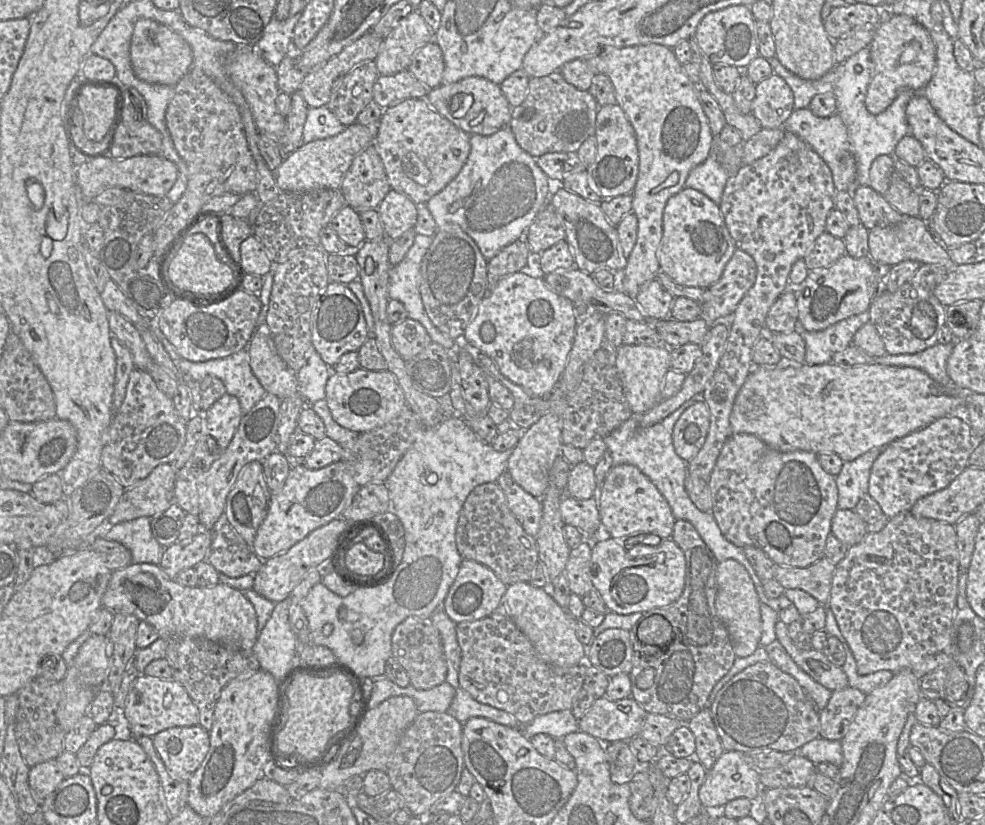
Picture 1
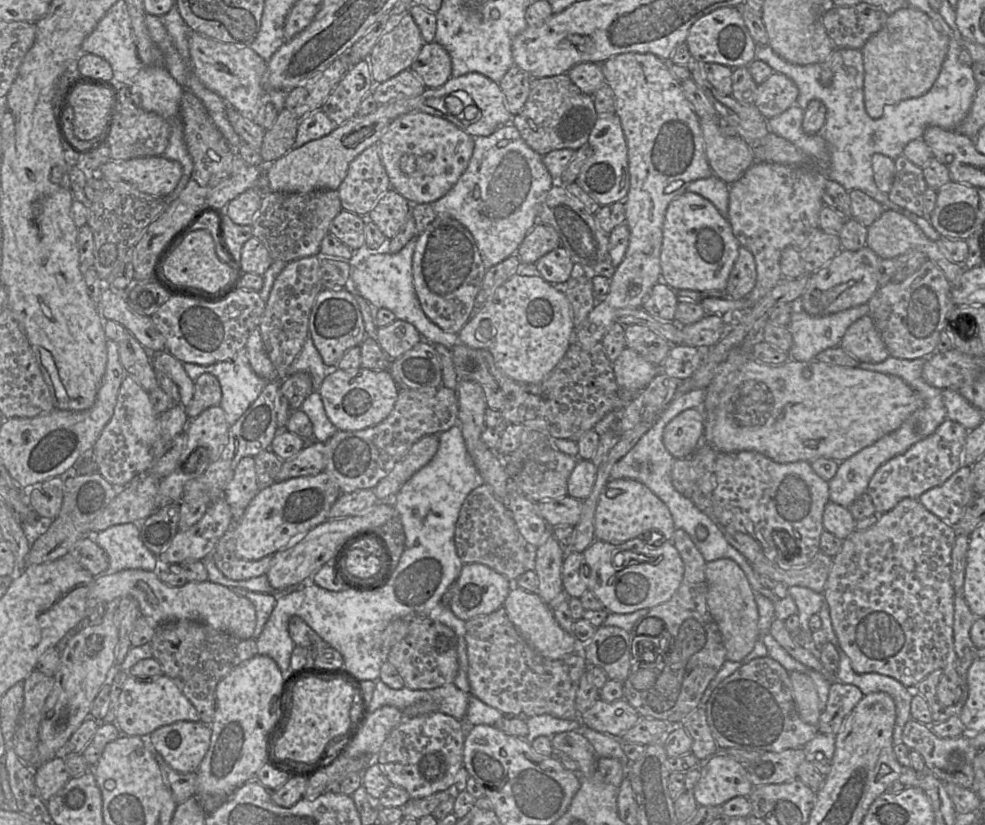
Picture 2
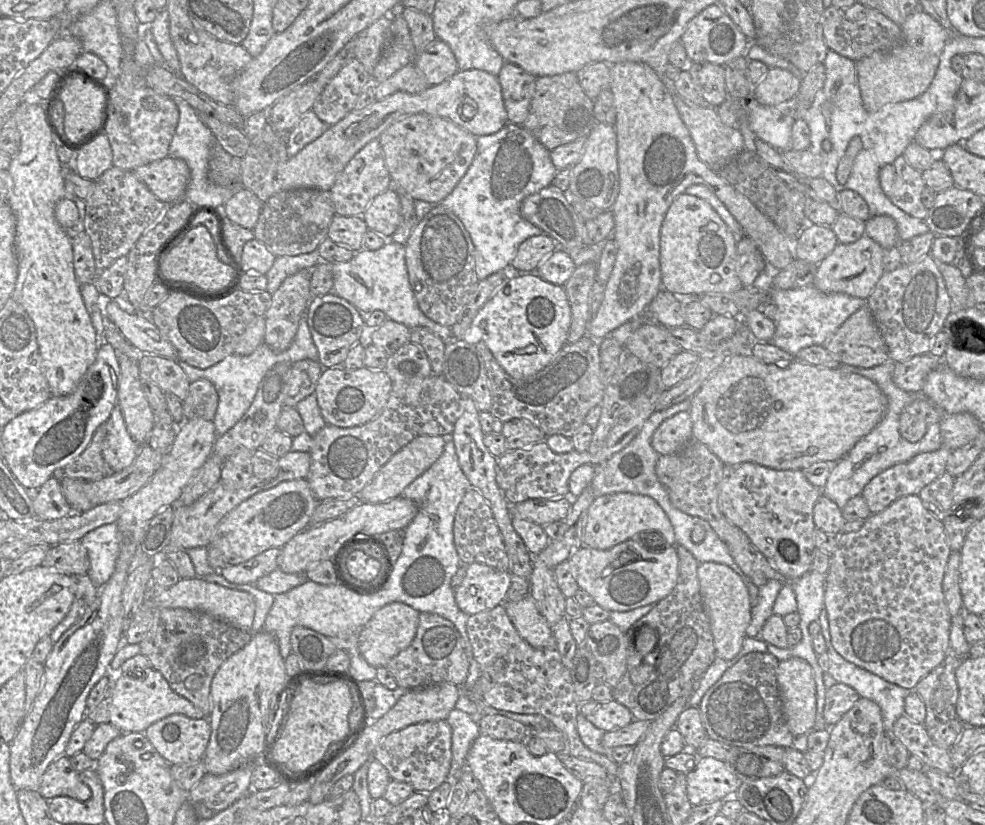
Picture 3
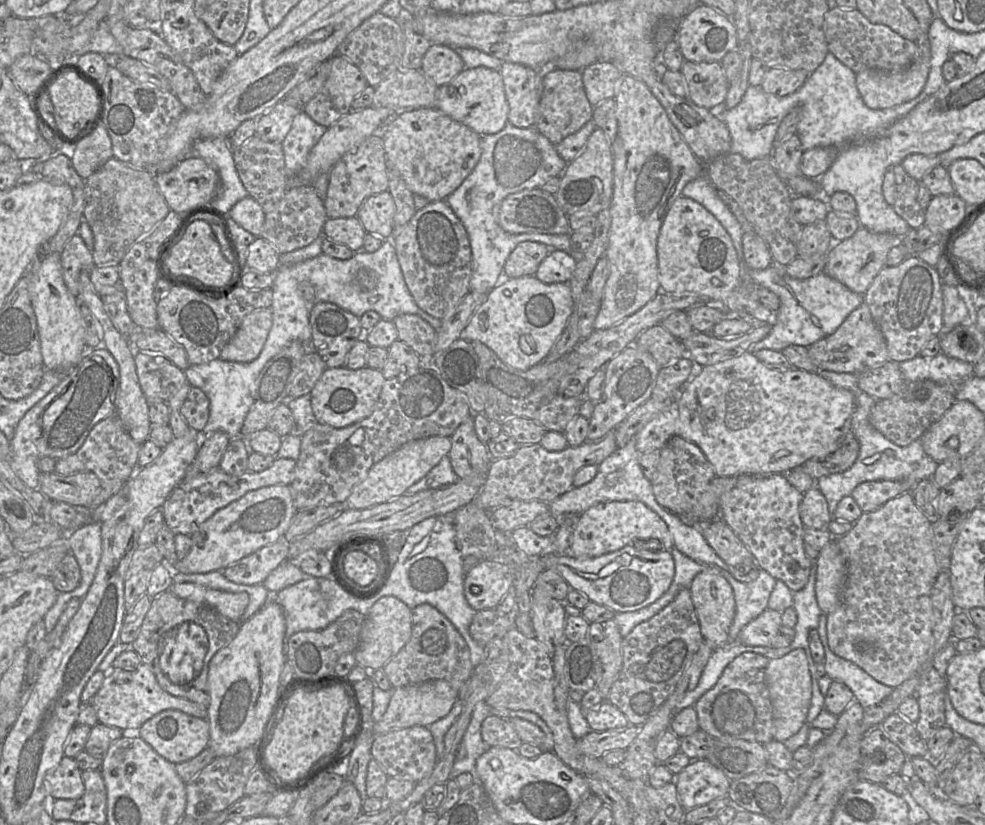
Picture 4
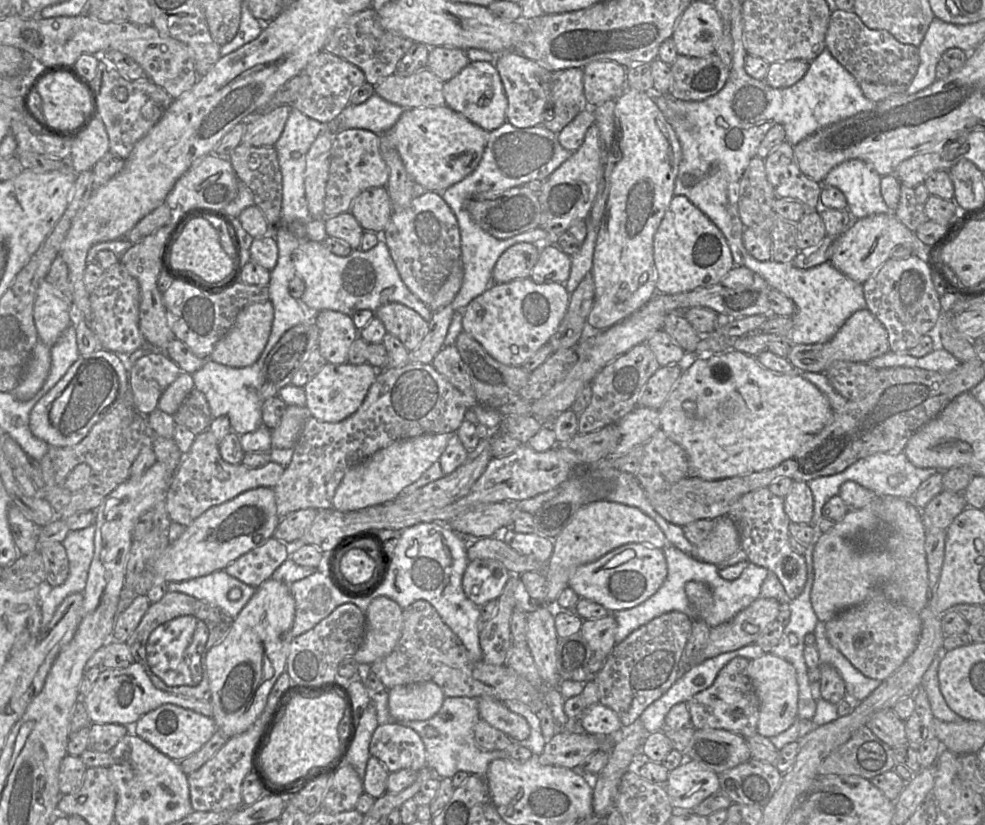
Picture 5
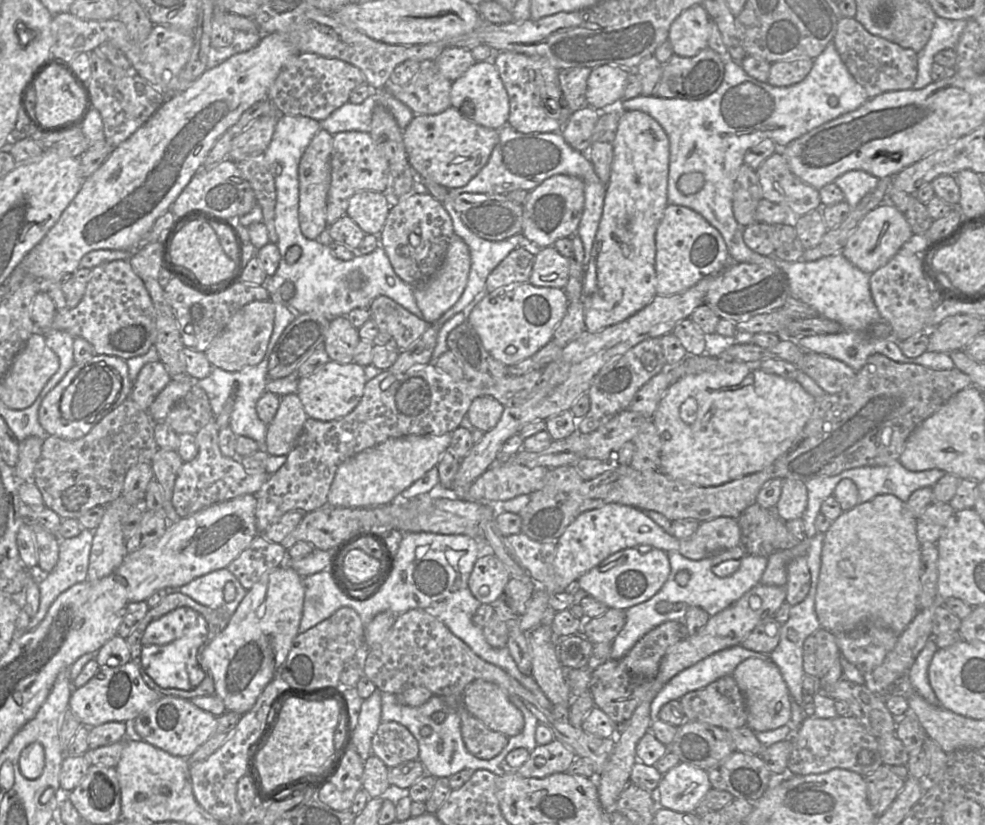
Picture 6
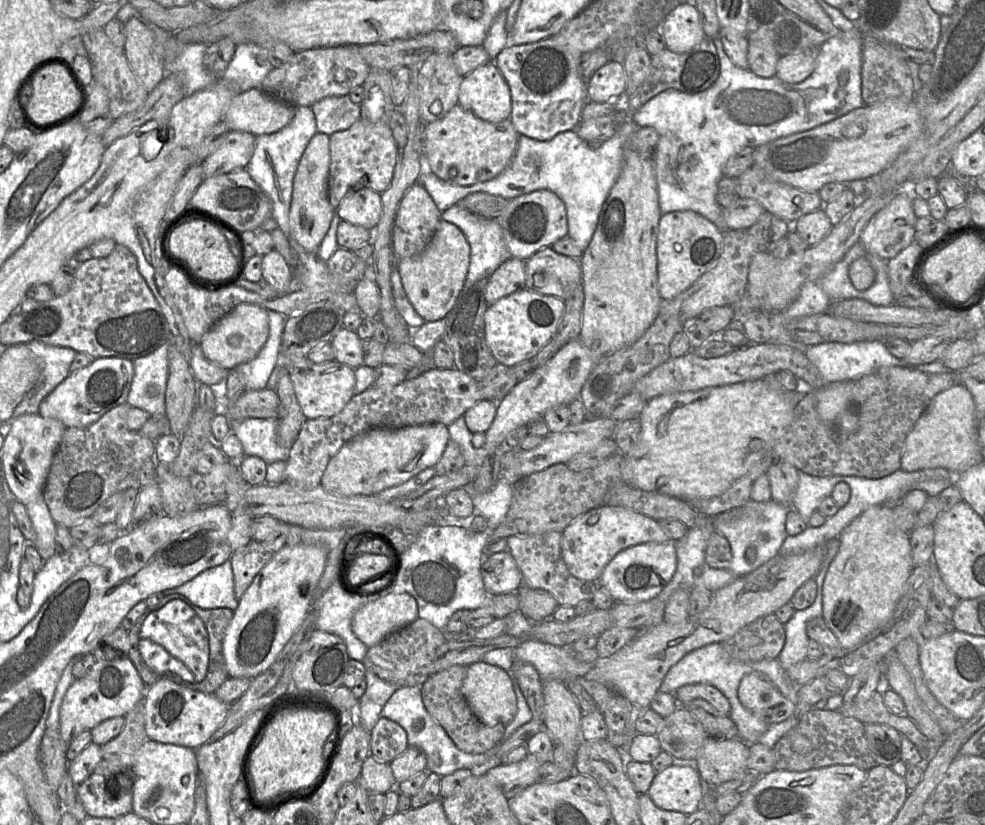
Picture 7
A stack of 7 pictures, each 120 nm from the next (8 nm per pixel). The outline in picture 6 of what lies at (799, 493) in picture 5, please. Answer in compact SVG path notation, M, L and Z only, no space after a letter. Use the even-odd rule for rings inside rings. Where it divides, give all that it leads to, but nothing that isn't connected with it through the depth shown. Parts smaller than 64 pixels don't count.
M784 479L779 501L775 507L776 515L784 522L802 519L808 504L808 491L801 480Z

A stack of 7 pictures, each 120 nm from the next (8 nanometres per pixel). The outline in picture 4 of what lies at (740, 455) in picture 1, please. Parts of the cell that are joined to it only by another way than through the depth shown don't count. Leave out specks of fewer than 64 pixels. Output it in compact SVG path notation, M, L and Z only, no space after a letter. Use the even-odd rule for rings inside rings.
M786 474L741 475L733 489L721 498L720 519L747 546L759 567L776 580L783 581L792 592L808 582L812 559L804 549L804 524L799 507L804 494L794 488Z

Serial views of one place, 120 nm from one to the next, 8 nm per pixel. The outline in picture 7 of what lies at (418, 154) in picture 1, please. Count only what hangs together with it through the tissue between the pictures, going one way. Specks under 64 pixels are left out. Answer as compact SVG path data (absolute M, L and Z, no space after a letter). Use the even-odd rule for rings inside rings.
M456 105L442 119L423 126L423 158L426 170L459 186L491 180L511 162L520 134L510 119L498 123L484 121L472 111Z

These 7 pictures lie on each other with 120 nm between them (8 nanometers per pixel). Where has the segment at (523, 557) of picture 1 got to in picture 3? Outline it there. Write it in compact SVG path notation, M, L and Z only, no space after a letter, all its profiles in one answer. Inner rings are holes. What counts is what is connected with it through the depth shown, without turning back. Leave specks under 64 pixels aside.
M470 488L458 506L453 534L455 547L462 564L481 563L500 571L509 571L509 559L502 534L491 507L477 489Z

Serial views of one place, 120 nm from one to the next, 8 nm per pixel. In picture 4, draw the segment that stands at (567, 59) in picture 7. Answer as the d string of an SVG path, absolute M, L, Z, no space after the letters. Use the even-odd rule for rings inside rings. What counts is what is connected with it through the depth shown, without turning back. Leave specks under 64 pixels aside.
M503 62L500 74L509 106L509 124L519 128L534 127L543 91L543 72L522 64Z

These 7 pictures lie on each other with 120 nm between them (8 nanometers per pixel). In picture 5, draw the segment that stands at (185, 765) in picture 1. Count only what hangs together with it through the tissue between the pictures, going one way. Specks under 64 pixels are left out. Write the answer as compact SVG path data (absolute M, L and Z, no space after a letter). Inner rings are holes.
M164 704L143 715L136 722L137 736L177 762L199 751L216 731L217 726L213 718L174 704Z

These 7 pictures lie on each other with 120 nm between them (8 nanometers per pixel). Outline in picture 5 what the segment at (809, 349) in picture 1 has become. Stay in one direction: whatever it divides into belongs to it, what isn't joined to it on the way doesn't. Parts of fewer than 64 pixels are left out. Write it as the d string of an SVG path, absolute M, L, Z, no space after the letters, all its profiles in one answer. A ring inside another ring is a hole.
M737 235L736 242L739 248L735 257L737 264L747 265L753 273L763 278L770 288L791 299L796 311L791 316L793 328L786 336L778 334L740 336L733 340L731 345L733 350L756 356L771 342L789 342L791 345L825 343L834 337L853 313L867 308L862 284L842 274L829 261L810 269L799 269L792 263L775 262L771 259L759 261L744 248L742 235Z

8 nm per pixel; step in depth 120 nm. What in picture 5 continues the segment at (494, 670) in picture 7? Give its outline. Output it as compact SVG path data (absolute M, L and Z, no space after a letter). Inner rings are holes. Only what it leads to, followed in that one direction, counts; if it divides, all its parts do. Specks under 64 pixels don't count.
M478 698L480 718L492 727L504 732L513 741L525 740L530 735L530 725L519 714L510 711L503 702L490 698Z

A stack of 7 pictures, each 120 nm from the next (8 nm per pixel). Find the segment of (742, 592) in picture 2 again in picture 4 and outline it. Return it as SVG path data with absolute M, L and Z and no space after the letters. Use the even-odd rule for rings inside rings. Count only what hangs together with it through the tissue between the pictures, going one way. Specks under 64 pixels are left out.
M709 567L695 576L690 586L690 592L704 640L713 649L727 645L729 630L736 613L735 596L731 584L719 573L717 568Z

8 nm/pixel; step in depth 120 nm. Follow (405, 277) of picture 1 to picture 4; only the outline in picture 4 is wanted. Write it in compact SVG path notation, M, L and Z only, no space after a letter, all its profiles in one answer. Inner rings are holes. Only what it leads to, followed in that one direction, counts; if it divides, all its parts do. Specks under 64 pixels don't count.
M384 239L382 246L375 252L360 250L354 252L347 260L336 259L322 253L294 265L297 267L291 271L297 271L297 276L293 277L296 285L299 288L301 282L309 281L314 287L316 301L336 304L358 317L369 310L376 311L382 319L391 321L401 314L416 314L437 332L441 328L441 320L427 314L416 304L404 279L391 239Z

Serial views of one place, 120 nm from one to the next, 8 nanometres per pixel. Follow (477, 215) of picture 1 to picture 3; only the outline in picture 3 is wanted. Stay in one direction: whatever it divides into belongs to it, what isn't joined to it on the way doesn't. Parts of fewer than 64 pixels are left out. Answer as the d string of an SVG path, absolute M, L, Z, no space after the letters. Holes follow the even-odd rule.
M508 122L498 132L479 136L477 151L465 175L441 204L451 210L463 223L475 249L475 269L479 280L489 275L507 270L514 259L519 245L532 236L544 232L525 220L521 215L521 203L529 195L549 186L558 169L553 165L550 151L545 148L522 125Z

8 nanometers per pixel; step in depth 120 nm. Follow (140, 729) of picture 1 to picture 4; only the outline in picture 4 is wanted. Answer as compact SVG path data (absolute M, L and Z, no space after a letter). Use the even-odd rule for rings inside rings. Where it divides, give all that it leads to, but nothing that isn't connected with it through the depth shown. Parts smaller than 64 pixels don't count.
M142 662L134 671L110 667L104 671L104 674L105 679L92 698L98 721L103 725L117 727L121 730L140 729L146 721L168 709L179 710L200 719L207 719L208 708L187 699L175 697L163 690L155 674Z

